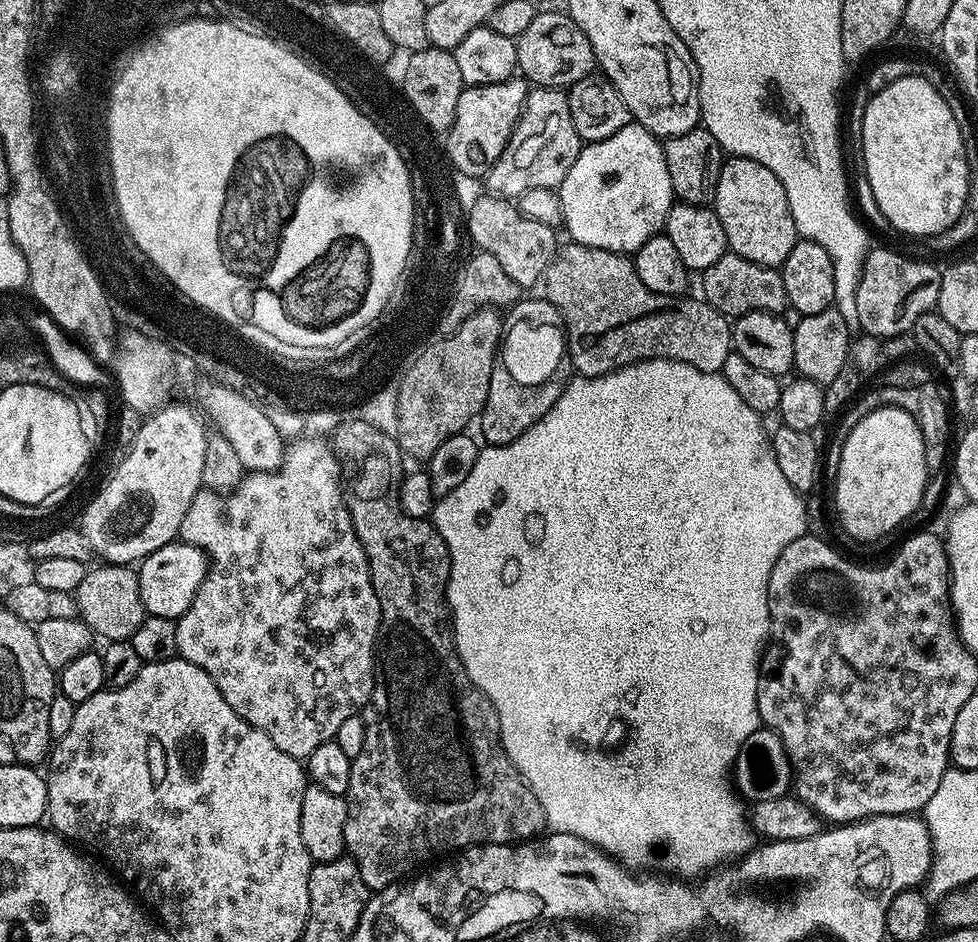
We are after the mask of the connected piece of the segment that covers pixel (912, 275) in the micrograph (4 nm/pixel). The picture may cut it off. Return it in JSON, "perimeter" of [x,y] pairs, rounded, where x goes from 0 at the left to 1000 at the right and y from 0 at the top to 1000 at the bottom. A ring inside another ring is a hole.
{"perimeter":[[[906,263],[889,264],[882,278],[874,320],[878,349],[888,357],[908,360],[931,351],[939,338],[952,330],[962,306],[962,288],[951,280],[933,276]]]}

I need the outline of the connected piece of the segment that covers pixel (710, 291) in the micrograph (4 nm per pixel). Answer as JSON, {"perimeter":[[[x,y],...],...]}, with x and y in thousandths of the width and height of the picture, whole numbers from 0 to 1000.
{"perimeter":[[[743,266],[730,282],[721,285],[718,290],[720,310],[718,317],[730,329],[740,335],[752,338],[764,331],[801,332],[807,326],[804,316],[804,304],[800,299],[798,289],[792,285],[784,285],[775,278],[767,278],[751,266]]]}

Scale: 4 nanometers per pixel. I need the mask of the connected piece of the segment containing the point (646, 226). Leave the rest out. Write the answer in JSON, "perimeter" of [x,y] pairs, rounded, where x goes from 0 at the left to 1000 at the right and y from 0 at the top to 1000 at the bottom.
{"perimeter":[[[649,130],[636,134],[636,138],[632,138],[632,142],[624,142],[624,146],[598,152],[591,168],[587,168],[587,176],[583,176],[579,189],[573,194],[571,207],[576,229],[575,242],[585,249],[582,251],[584,258],[649,270],[662,255],[678,243],[689,215],[678,152],[668,140]]]}

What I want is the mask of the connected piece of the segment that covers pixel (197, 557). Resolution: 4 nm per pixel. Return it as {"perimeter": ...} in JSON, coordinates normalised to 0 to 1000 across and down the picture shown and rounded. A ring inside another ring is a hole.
{"perimeter":[[[183,571],[147,591],[142,596],[141,610],[148,651],[162,656],[183,658],[186,652],[190,652],[194,639],[198,639],[198,633],[202,631],[213,608],[213,600],[213,591],[208,584],[197,577],[189,577]]]}

